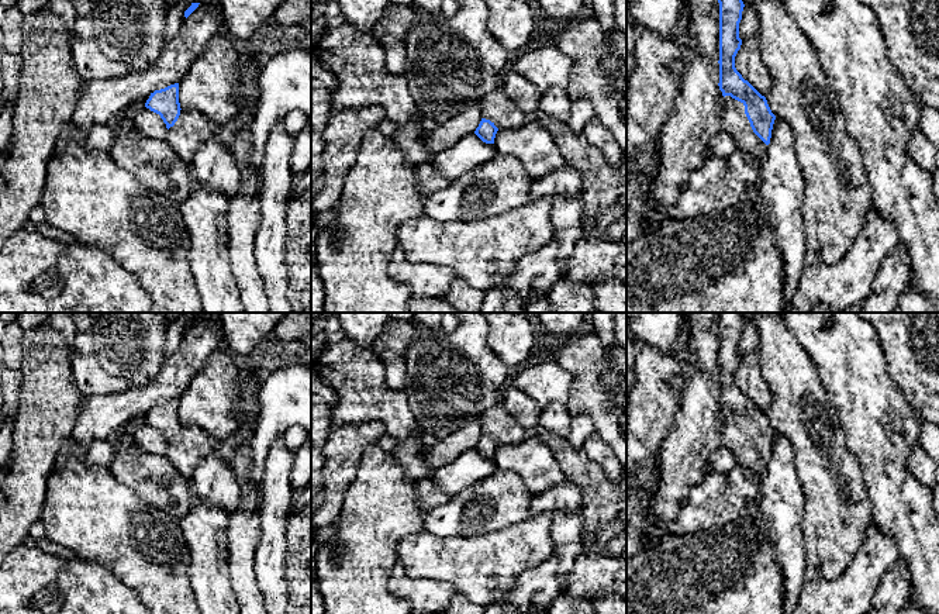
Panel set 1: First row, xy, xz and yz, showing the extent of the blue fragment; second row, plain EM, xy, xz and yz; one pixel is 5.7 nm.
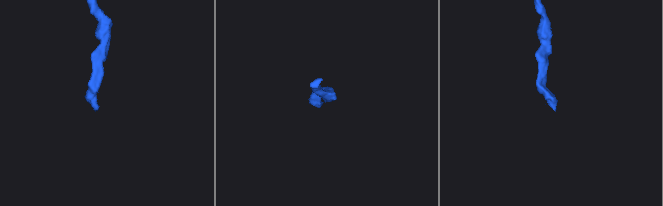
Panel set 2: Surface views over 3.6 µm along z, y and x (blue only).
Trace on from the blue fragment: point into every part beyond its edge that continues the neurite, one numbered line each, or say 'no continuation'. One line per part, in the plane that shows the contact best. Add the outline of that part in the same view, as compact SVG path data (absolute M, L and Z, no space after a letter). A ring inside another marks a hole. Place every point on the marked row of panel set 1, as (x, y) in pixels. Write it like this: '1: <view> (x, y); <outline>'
1: yz (734, 121); M725 96L725 113L722 115L722 131L731 134L738 149L743 149L753 156L763 159L767 145L753 132L750 123L745 114L743 103Z

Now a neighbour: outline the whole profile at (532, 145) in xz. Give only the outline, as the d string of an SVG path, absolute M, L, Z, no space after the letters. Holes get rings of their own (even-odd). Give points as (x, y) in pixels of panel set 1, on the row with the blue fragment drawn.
M535 120L518 128L498 130L494 148L498 154L517 158L532 179L567 165L550 132Z

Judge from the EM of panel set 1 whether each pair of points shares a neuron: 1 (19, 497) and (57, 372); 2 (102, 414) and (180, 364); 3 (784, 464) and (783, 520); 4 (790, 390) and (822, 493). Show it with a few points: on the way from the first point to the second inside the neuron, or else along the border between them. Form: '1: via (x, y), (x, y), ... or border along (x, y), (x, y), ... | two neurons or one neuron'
1: via (30, 466), (34, 435), (47, 416), (48, 403) | one neuron
2: via (121, 407), (151, 395), (162, 383) | one neuron
3: via (783, 478), (783, 506) | one neuron
4: via (797, 416), (810, 447), (821, 459), (821, 468) | one neuron

